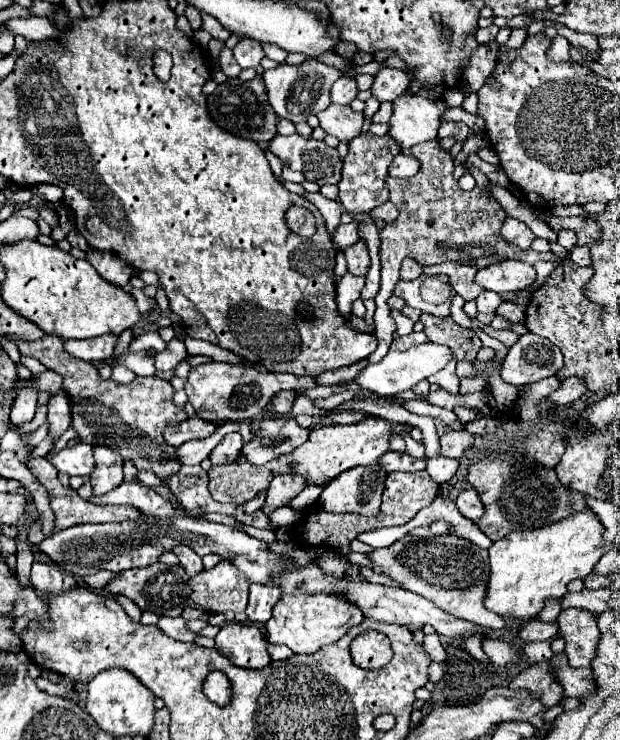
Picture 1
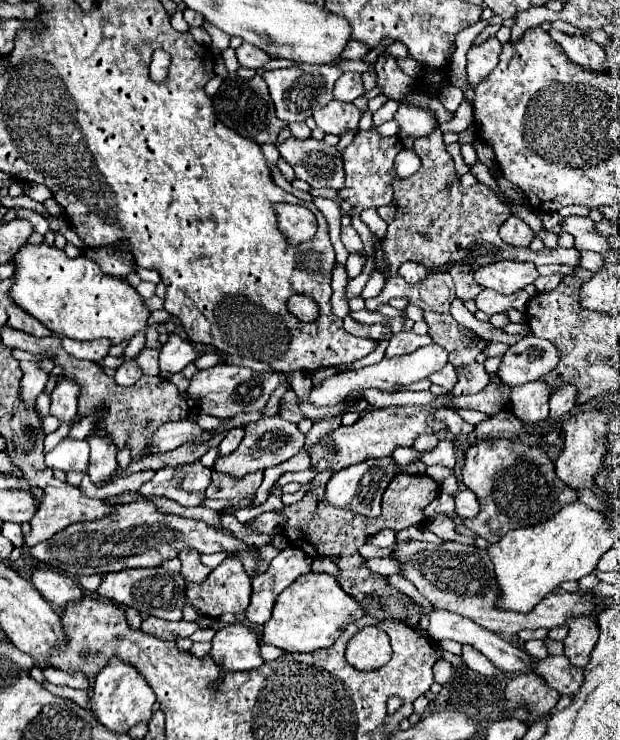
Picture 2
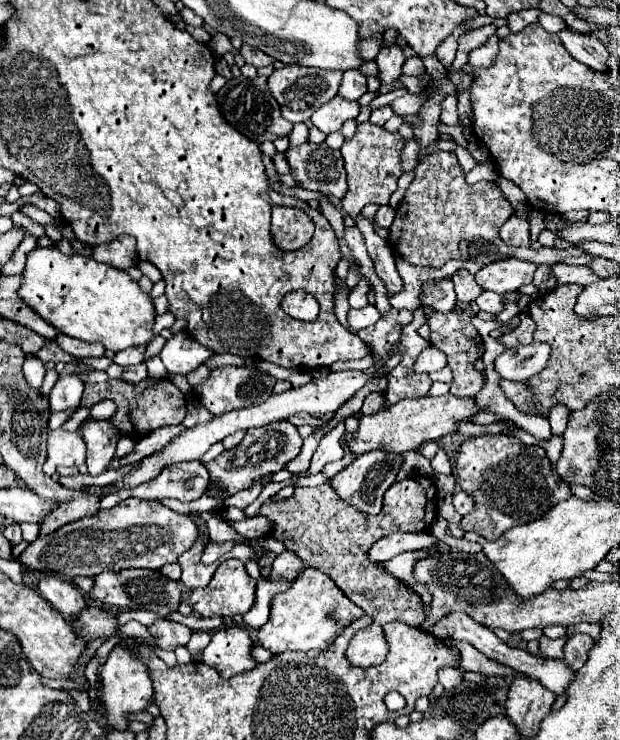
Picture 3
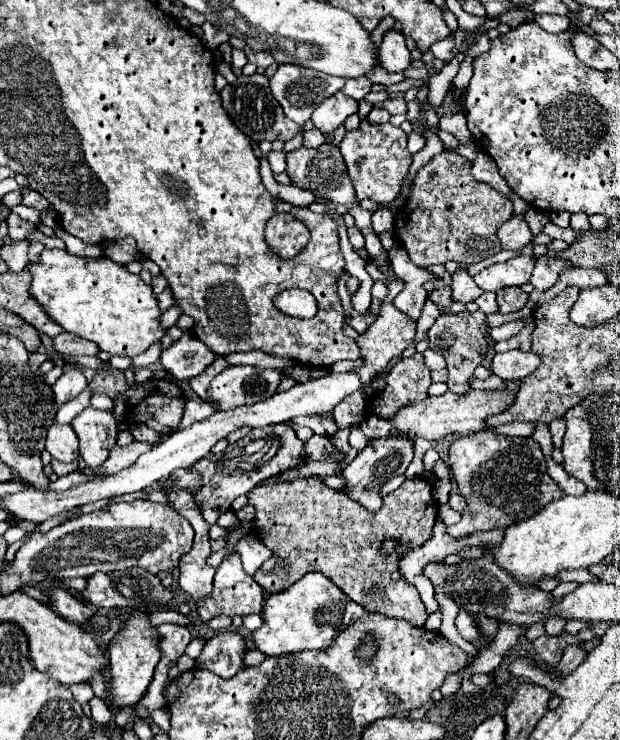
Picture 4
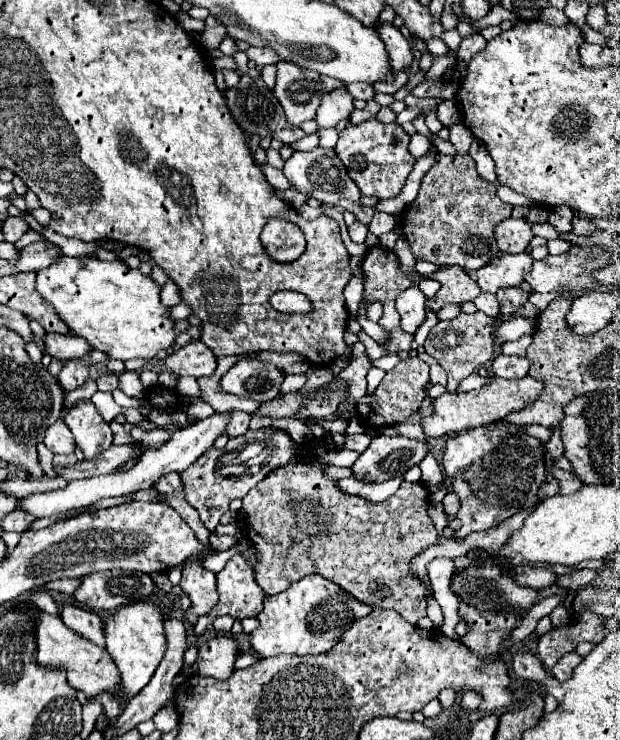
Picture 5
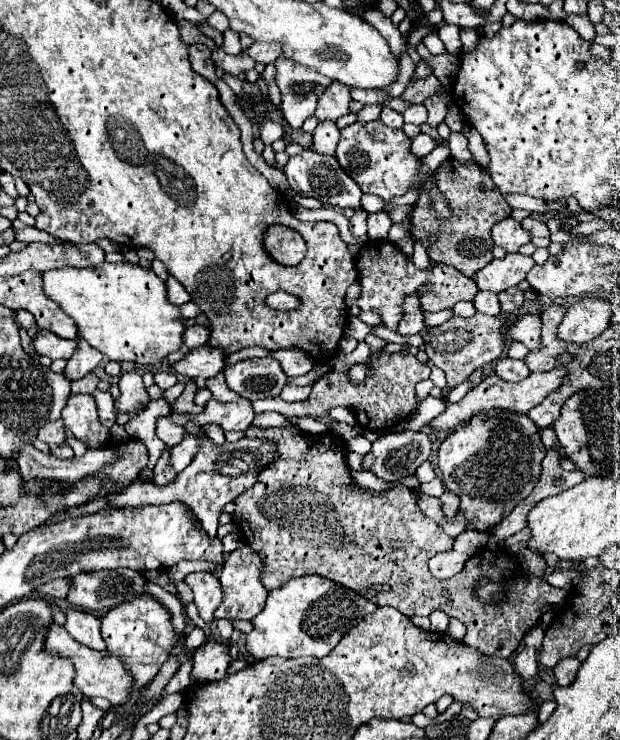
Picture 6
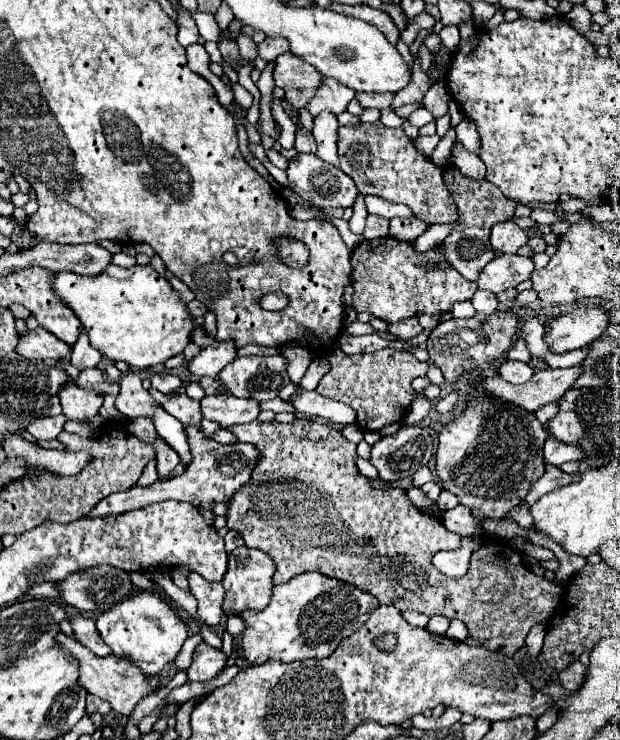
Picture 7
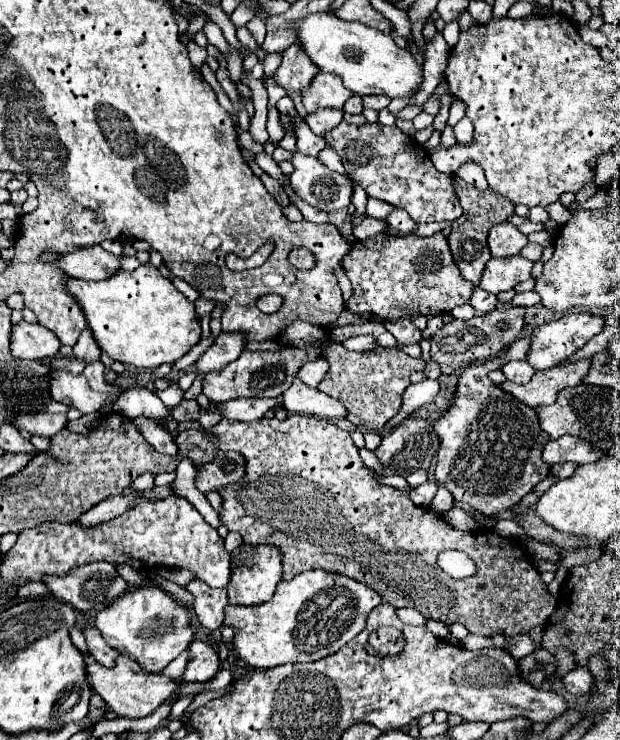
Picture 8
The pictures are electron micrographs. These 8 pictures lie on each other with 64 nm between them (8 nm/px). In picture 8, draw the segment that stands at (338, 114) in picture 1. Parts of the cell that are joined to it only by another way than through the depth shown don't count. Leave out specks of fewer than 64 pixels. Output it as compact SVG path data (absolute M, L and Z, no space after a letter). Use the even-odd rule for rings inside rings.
M318 72L316 80L312 82L312 88L308 92L302 92L302 104L306 112L316 112L320 108L336 108L342 110L346 100L354 94L348 92L338 76Z

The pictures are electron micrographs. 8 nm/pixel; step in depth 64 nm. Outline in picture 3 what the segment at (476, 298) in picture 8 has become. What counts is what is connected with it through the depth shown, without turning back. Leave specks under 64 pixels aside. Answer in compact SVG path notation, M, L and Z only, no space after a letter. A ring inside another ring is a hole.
M484 290L478 298L476 298L476 304L480 310L484 312L490 312L490 314L500 314L504 310L504 298L496 292L488 292Z

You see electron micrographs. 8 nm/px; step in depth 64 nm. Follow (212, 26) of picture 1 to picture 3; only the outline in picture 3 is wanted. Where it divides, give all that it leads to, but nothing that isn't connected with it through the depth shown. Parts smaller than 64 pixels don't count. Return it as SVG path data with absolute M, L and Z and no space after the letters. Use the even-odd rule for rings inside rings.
M219 32L211 37L209 46L211 50L220 57L222 57L227 52L231 52L235 56L239 55L239 51L235 50L232 46L230 38Z

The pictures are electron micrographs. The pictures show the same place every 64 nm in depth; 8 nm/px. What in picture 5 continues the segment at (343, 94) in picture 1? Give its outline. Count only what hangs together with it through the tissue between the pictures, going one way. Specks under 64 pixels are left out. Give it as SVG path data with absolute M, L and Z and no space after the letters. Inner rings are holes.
M360 82L360 84L348 84L346 86L346 90L350 92L350 96L354 98L354 100L370 100L372 96L374 96L374 88L370 86L370 84L364 84L364 82Z

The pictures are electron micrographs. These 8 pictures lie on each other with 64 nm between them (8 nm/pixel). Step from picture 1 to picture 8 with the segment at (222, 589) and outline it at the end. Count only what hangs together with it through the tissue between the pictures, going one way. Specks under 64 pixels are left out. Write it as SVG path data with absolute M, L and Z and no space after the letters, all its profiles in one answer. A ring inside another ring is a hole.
M242 544L230 554L230 582L228 582L228 602L230 604L240 604L240 606L258 606L268 600L272 600L276 584L280 582L280 552L276 548L268 546L248 546Z

